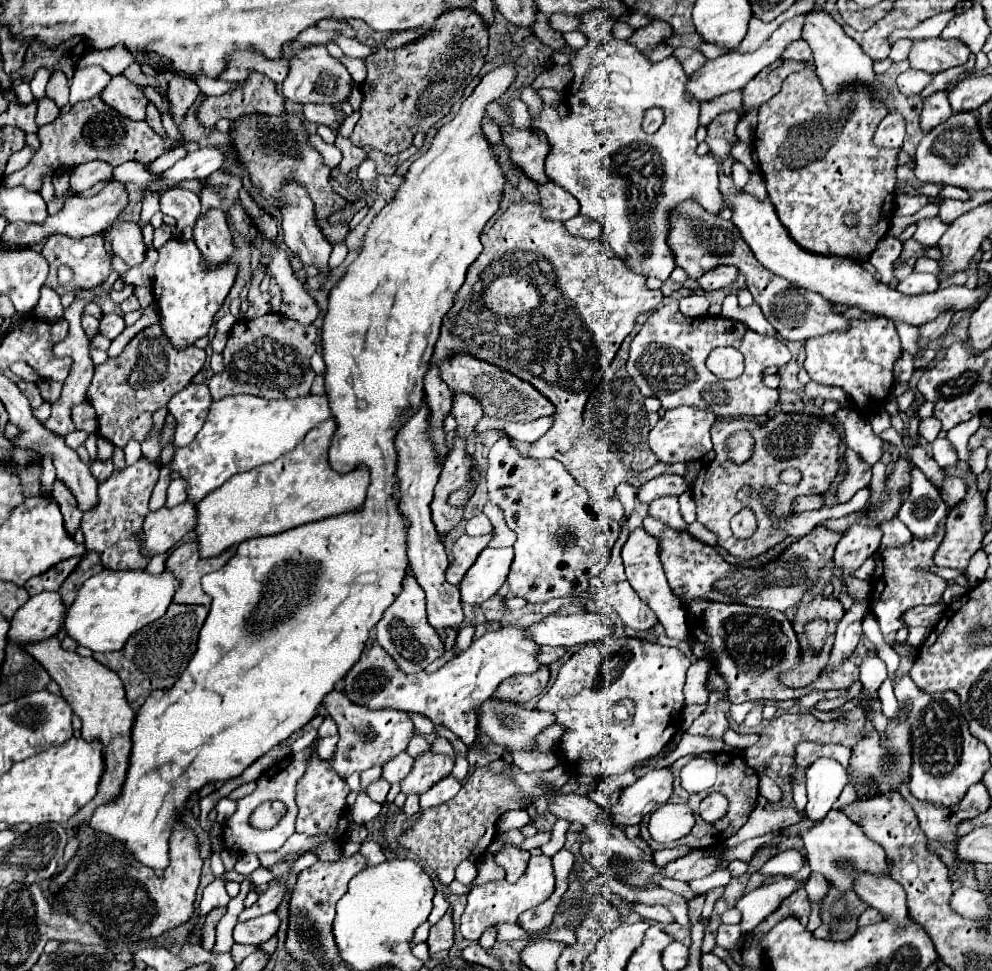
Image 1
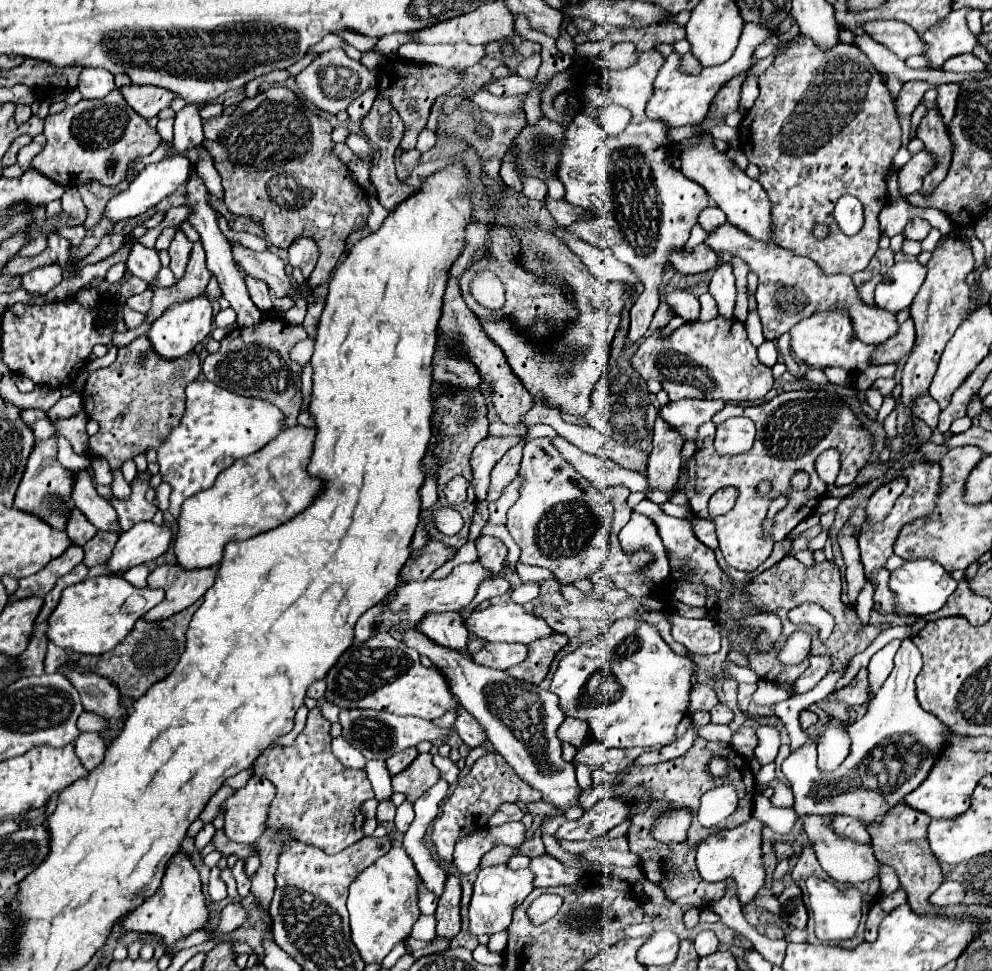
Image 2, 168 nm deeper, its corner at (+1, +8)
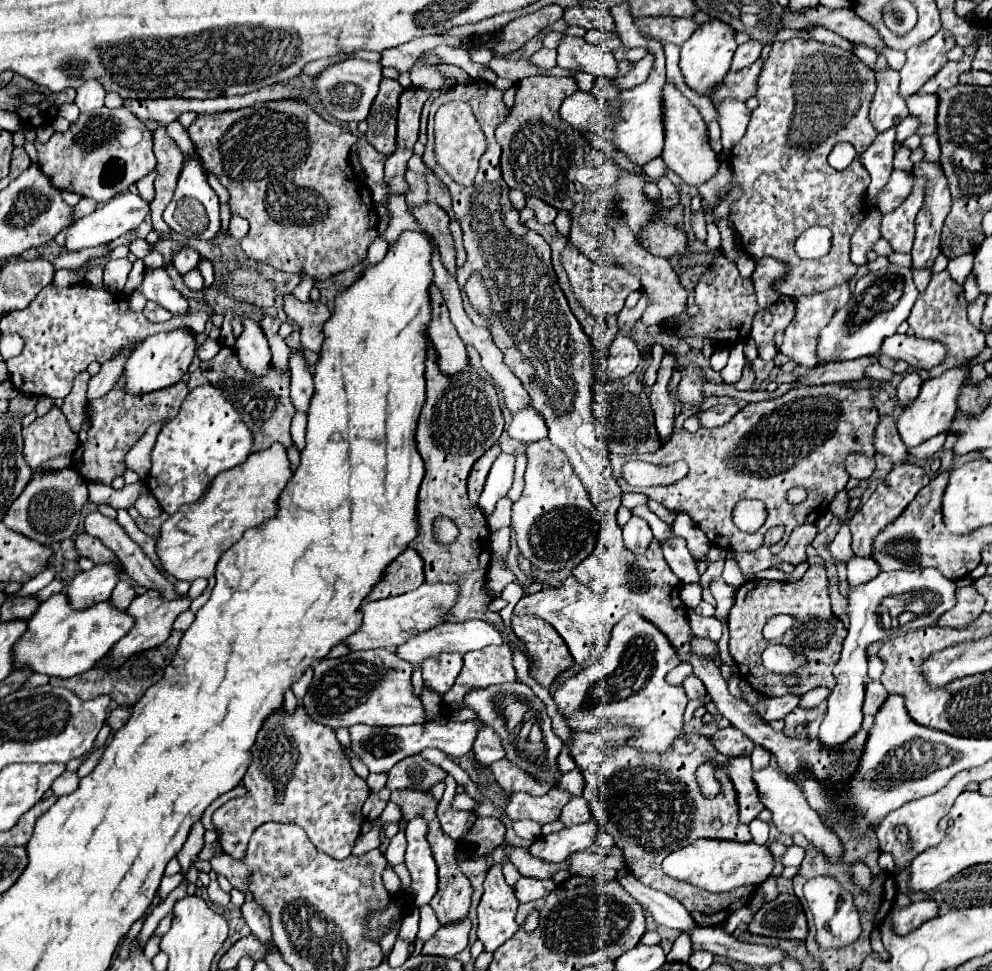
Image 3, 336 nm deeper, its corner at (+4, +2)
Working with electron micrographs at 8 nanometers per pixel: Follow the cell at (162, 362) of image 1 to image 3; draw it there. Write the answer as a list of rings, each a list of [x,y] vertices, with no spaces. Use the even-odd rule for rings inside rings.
[[[122,374],[108,394],[88,402],[88,408],[86,408],[86,414],[90,420],[88,440],[84,444],[78,444],[78,448],[72,454],[72,466],[86,480],[110,484],[116,476],[122,476],[126,472],[124,456],[130,452],[130,448],[144,436],[148,426],[156,422],[166,424],[172,418],[176,418],[178,408],[188,394],[188,384],[184,380],[164,390],[154,390],[148,394],[130,394],[126,392],[124,386],[126,386],[126,376]]]

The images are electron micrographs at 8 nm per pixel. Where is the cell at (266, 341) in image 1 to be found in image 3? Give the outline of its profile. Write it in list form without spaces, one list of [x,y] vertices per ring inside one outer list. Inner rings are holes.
[[[222,346],[222,350],[216,354],[216,358],[200,362],[202,376],[208,378],[208,382],[222,390],[224,398],[232,402],[232,406],[238,410],[242,420],[248,424],[248,428],[256,436],[256,446],[254,452],[268,448],[272,442],[280,442],[286,448],[292,444],[290,438],[290,420],[294,416],[294,404],[290,400],[290,374],[280,372],[274,366],[270,366],[268,374],[262,378],[256,378],[250,370],[244,370],[236,350]]]

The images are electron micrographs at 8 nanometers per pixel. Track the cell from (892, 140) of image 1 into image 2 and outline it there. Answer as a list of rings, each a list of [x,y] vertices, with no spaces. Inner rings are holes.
[[[919,80],[905,82],[901,88],[901,94],[899,94],[899,100],[897,100],[897,114],[899,116],[911,116],[911,112],[915,110],[915,106],[921,102],[923,94],[929,88],[935,88],[935,84],[919,82]]]

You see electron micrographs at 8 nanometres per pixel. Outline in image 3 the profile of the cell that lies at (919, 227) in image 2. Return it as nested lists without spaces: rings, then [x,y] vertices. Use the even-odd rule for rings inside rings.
[[[916,178],[912,194],[890,214],[882,218],[882,238],[886,238],[894,252],[910,252],[914,238],[914,218],[924,202],[924,180]]]

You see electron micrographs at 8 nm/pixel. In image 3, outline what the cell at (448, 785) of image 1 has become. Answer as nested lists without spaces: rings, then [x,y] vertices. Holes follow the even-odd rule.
[[[422,816],[412,818],[406,826],[408,850],[406,850],[404,864],[408,866],[412,876],[410,900],[414,906],[428,904],[438,890],[438,866],[434,862],[426,836],[428,836],[426,820]]]

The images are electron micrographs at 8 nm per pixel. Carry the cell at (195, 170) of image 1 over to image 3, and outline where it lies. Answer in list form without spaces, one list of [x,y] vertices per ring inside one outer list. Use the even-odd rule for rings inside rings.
[[[134,192],[116,194],[106,204],[102,204],[102,208],[98,208],[90,216],[84,216],[84,218],[76,220],[72,224],[72,228],[68,228],[68,232],[66,232],[66,248],[68,250],[82,250],[82,248],[112,242],[118,236],[122,236],[122,234],[134,230],[136,226],[140,226],[140,222],[146,218],[148,212],[150,212],[150,204],[140,194],[134,194]]]

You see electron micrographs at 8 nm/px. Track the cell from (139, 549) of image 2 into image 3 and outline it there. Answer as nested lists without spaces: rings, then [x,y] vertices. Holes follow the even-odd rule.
[[[106,562],[94,566],[88,572],[78,572],[66,590],[72,606],[86,608],[90,604],[108,600],[122,572],[124,572],[122,562]]]

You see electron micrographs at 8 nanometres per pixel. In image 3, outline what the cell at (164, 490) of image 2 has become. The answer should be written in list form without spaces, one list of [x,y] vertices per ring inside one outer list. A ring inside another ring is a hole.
[[[142,494],[142,496],[136,500],[134,506],[138,508],[138,512],[140,512],[144,518],[154,518],[154,516],[160,516],[160,514],[162,514],[160,504],[156,502],[156,498],[154,498],[152,494]]]

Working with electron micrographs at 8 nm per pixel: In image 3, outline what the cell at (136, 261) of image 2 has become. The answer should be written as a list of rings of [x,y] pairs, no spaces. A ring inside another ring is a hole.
[[[146,268],[144,274],[142,274],[140,292],[148,300],[152,300],[152,302],[164,306],[166,310],[170,310],[172,314],[188,310],[186,298],[174,288],[174,284],[172,284],[172,280],[170,280],[170,276],[166,274],[164,268]]]

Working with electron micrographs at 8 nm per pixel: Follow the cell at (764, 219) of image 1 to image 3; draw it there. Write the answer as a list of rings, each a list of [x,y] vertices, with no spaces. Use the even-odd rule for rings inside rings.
[[[670,82],[664,86],[664,102],[666,102],[666,106],[664,106],[666,142],[664,142],[662,158],[664,158],[666,166],[672,172],[676,172],[688,186],[700,188],[712,176],[716,176],[718,166],[720,166],[718,156],[710,148],[710,142],[708,142],[708,128],[706,128],[702,116],[698,114],[698,110],[690,104],[690,100],[686,96],[682,96]]]

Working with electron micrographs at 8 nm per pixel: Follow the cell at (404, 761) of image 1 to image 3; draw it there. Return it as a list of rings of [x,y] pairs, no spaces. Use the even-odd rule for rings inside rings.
[[[420,754],[404,758],[388,772],[388,788],[416,788],[416,790],[430,790],[436,782],[444,780],[446,772],[430,762],[426,762]]]

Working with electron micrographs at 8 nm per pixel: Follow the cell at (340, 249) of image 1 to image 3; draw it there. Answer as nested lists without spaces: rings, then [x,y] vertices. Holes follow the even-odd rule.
[[[290,348],[290,398],[296,410],[306,412],[308,402],[314,394],[314,384],[312,384],[312,374],[308,370],[306,356],[298,348]]]

